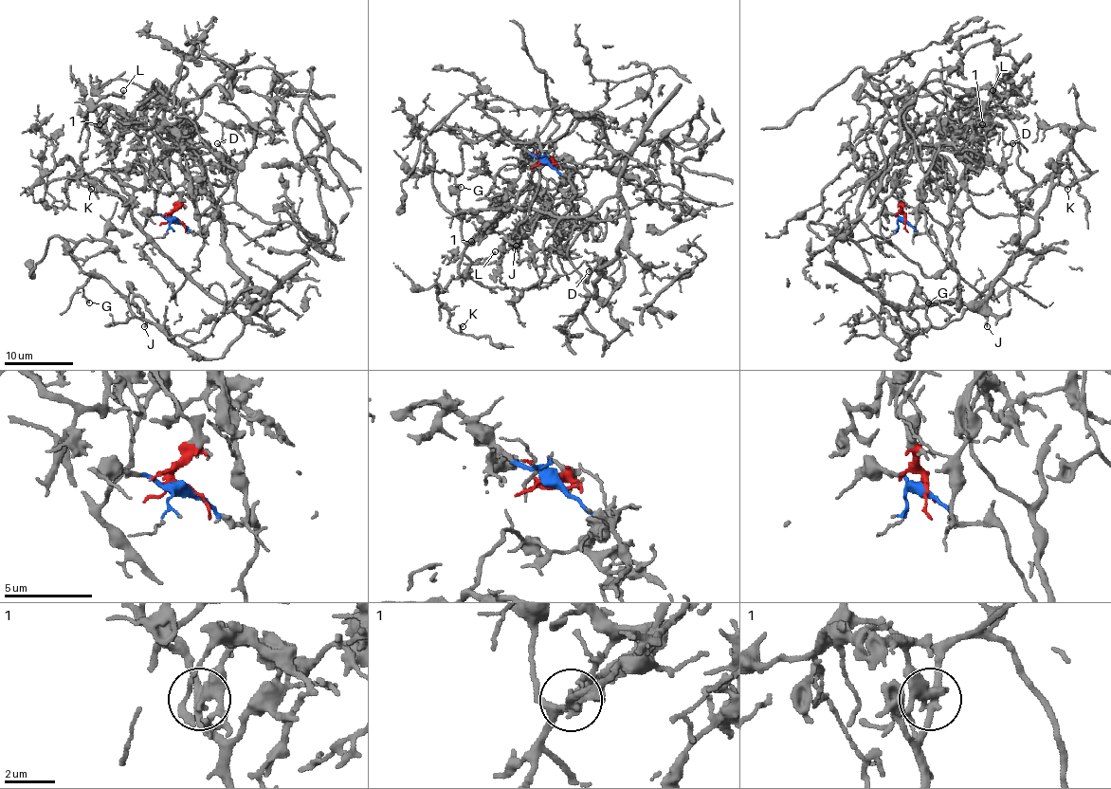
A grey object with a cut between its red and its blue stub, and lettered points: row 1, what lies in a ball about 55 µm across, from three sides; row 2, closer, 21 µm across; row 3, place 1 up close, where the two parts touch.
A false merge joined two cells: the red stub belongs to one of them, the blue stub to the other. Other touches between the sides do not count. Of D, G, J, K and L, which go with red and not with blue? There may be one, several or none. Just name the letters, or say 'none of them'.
none of them

